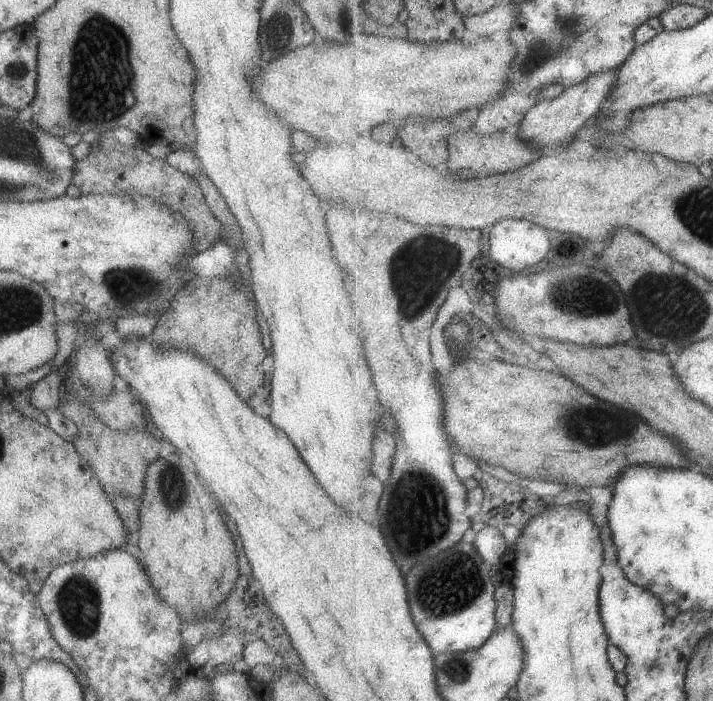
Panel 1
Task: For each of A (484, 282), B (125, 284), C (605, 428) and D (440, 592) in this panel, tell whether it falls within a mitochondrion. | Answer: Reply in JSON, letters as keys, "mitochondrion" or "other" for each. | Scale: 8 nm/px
{"A":"other","B":"mitochondrion","C":"mitochondrion","D":"mitochondrion"}

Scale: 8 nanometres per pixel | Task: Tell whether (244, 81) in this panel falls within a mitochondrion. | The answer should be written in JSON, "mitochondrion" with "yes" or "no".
{"mitochondrion":"no"}

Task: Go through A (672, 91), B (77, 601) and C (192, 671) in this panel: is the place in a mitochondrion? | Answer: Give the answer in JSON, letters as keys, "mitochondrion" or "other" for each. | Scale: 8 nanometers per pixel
{"A":"other","B":"mitochondrion","C":"other"}

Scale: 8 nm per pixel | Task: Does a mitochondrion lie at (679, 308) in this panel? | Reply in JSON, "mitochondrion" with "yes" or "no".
{"mitochondrion":"yes"}

